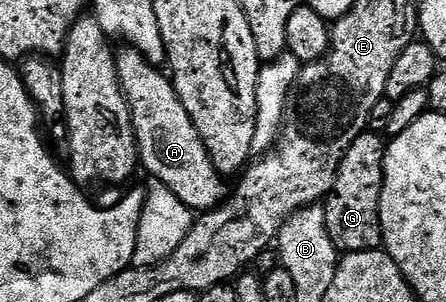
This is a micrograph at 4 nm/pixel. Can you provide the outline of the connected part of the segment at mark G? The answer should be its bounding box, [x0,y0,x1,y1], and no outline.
[323,132,386,254]

